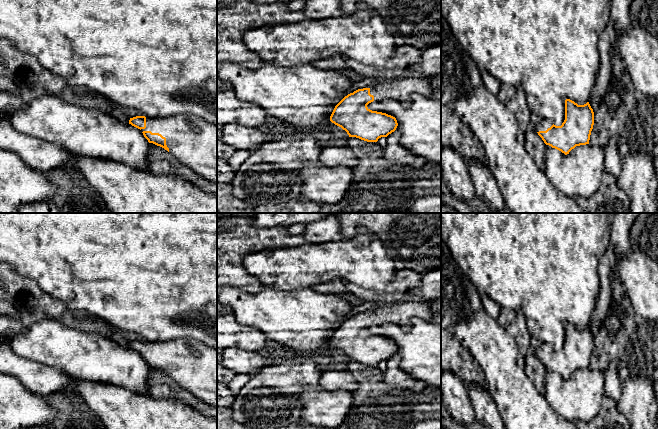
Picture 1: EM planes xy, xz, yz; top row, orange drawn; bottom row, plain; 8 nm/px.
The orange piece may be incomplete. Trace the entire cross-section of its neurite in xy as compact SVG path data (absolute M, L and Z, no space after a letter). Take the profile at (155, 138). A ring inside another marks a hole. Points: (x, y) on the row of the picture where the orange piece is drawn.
M181 116L165 118L130 118L129 124L138 128L149 143L167 150L179 163L185 165L201 177L217 184L217 127L198 119Z

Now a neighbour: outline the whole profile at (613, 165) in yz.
M610 137L607 146L604 148L604 152L605 170L618 179L622 170L622 158L619 154L617 137Z

